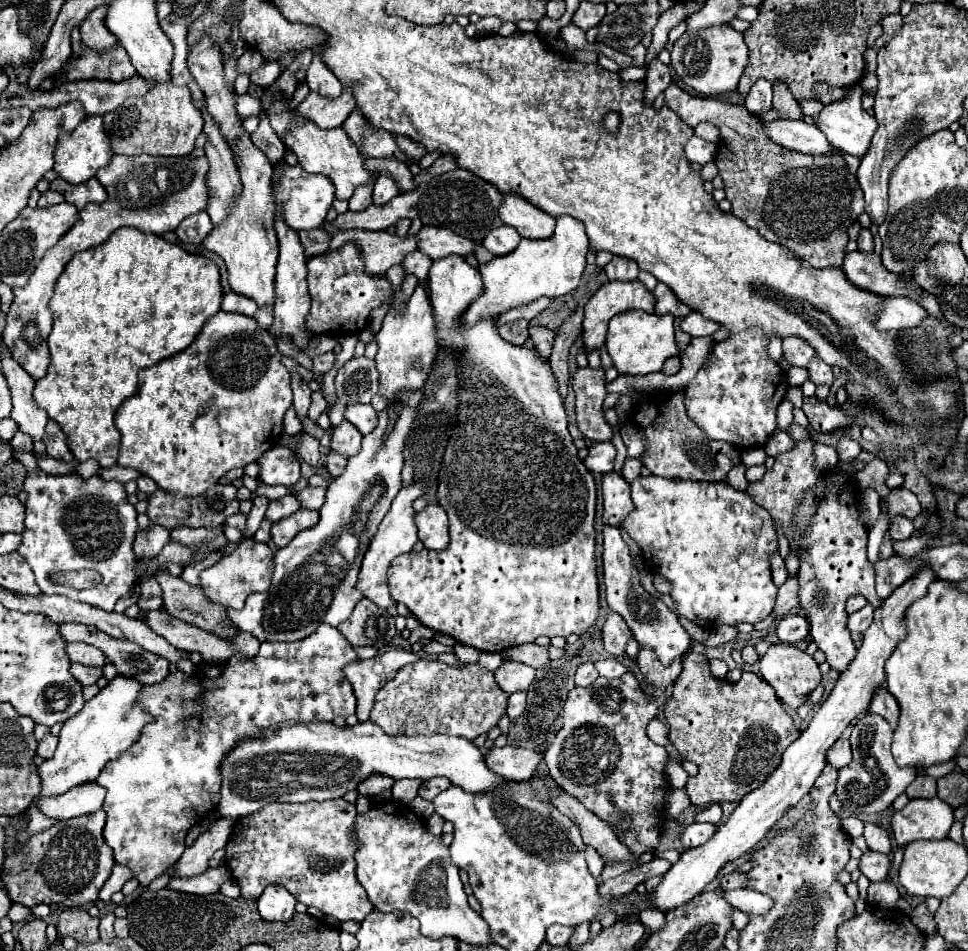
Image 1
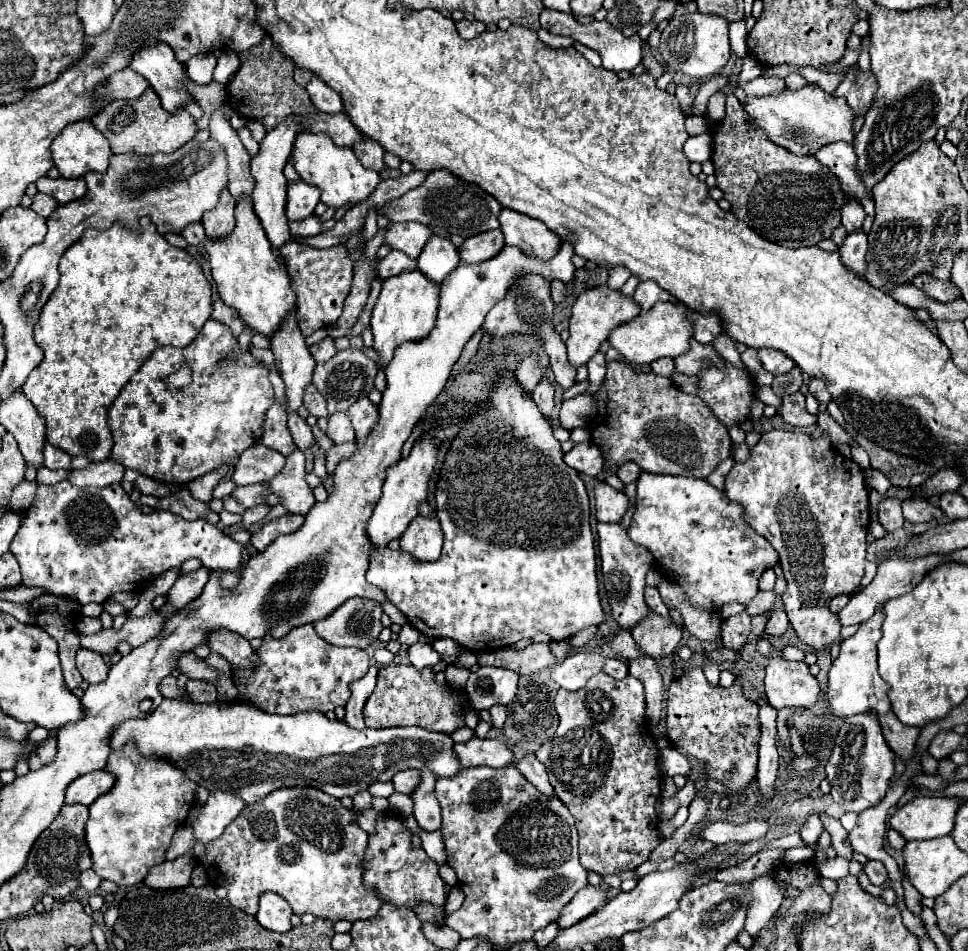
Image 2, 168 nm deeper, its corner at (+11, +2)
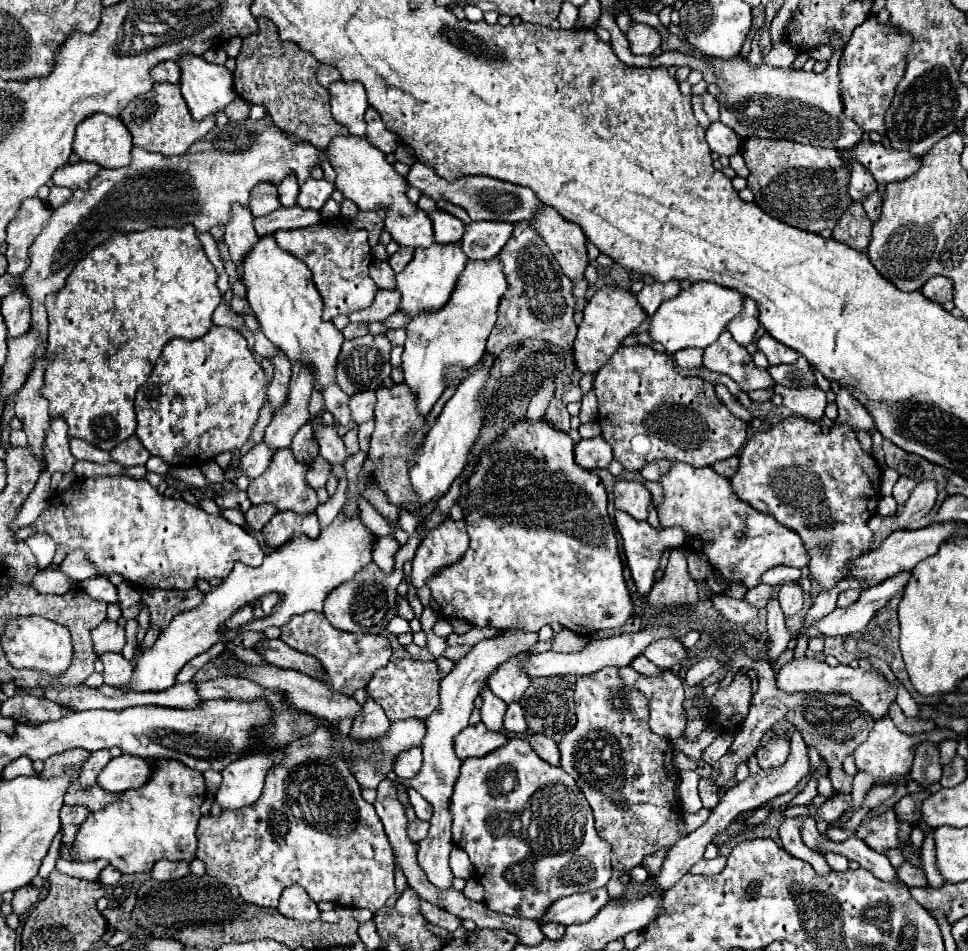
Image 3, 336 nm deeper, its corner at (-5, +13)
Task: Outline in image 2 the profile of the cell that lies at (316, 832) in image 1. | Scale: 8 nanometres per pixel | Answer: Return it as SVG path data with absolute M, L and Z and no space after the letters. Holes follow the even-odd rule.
M278 788L276 792L270 792L268 796L264 796L262 800L258 800L256 804L252 806L246 806L244 812L240 812L240 816L236 820L232 820L232 824L228 824L228 828L222 832L222 836L218 836L216 840L212 840L212 844L206 844L206 852L202 856L202 866L210 878L210 882L214 886L224 886L228 890L228 900L232 906L240 908L242 912L246 914L256 914L256 906L258 906L258 898L260 894L264 892L276 892L280 894L294 910L294 914L302 916L306 912L318 916L318 918L328 918L332 922L338 922L338 920L348 920L348 922L356 922L356 920L366 920L366 918L372 918L378 908L382 906L382 900L380 896L376 896L376 892L372 892L370 888L364 888L364 850L368 846L368 834L358 826L356 822L356 816L344 808L340 804L338 798L334 796L328 796L326 792L320 792L318 788Z

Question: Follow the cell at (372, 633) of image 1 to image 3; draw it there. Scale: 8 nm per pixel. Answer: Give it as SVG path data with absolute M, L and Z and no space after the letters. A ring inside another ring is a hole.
M368 565L356 581L348 581L348 585L340 585L340 589L334 589L334 593L328 595L328 601L324 603L324 615L326 619L342 631L352 633L382 633L392 617L396 617L396 587L404 579L402 569L396 569L390 575L380 573L376 565Z

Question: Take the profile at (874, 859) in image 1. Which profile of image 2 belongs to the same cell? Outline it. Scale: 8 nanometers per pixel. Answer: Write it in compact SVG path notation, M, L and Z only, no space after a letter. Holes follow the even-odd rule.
M870 860L868 864L864 864L864 872L868 874L870 882L876 884L876 886L882 886L888 880L888 872L886 872L884 864L878 862L878 860Z

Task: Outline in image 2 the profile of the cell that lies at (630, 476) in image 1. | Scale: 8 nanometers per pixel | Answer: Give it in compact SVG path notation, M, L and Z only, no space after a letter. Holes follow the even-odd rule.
M626 462L626 464L622 464L622 466L618 468L616 476L618 476L624 484L632 484L632 482L636 482L636 480L638 480L640 472L642 472L642 470L640 470L634 462Z

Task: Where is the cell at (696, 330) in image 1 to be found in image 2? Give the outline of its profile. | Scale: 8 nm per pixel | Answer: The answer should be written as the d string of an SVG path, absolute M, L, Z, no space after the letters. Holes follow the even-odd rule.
M692 312L690 318L692 318L692 324L694 324L694 338L698 342L710 344L710 342L716 340L716 336L720 336L724 332L722 320L712 312L706 312L706 314Z

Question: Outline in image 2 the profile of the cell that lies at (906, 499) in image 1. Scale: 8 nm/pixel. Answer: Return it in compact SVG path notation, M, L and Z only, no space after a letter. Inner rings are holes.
M908 498L902 502L902 510L904 510L904 518L908 522L932 522L932 520L938 520L938 524L952 522L952 520L948 520L948 516L944 516L944 512L940 512L938 506L926 502L926 500Z

